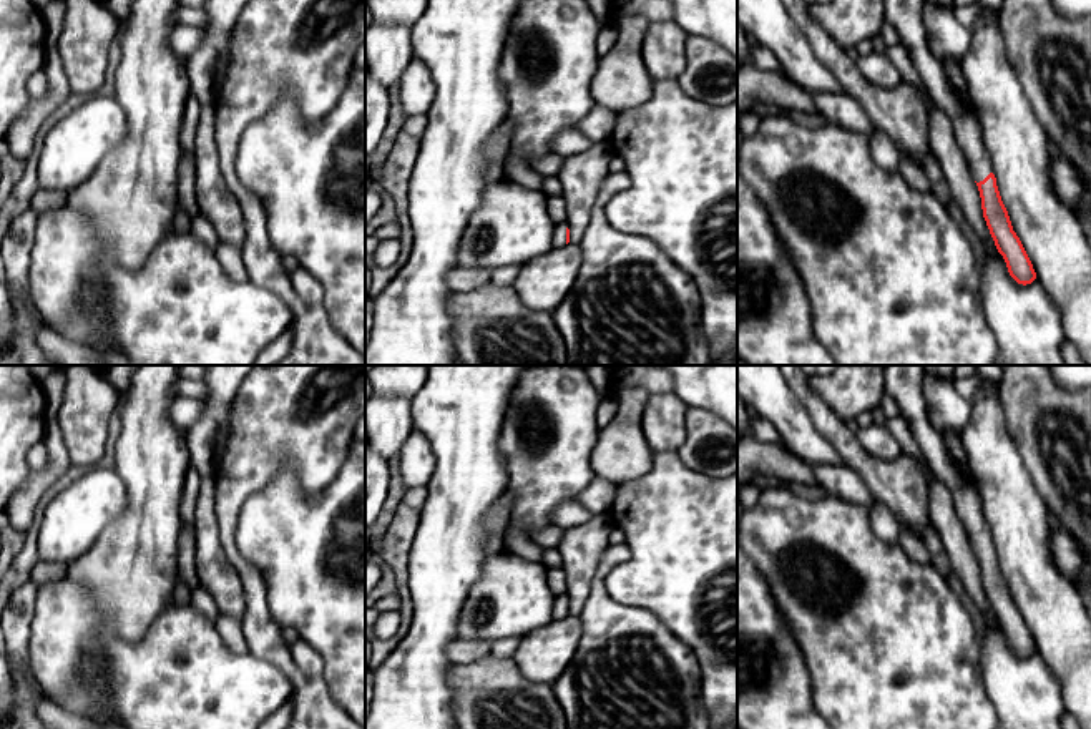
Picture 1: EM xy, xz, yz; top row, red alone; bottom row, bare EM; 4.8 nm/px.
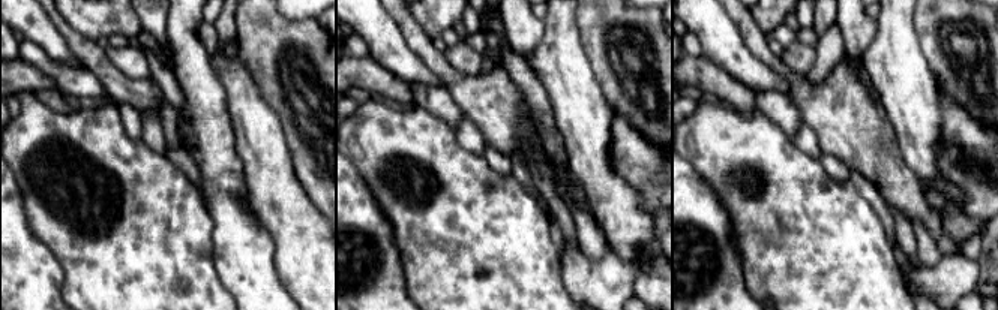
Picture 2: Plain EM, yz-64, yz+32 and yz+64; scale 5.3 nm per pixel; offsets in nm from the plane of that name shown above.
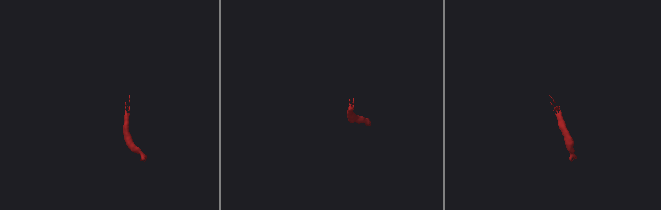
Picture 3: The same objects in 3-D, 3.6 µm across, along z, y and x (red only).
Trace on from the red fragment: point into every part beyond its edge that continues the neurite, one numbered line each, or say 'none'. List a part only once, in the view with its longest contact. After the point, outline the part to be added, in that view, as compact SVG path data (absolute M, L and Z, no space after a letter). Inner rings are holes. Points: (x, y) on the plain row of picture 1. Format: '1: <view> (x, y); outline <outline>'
1: yz (904, 384); outline M883 365L887 394L897 402L930 470L950 488L968 541L973 551L980 555L993 545L991 533L973 483L965 478L963 472L952 460L942 433L930 425L922 394L923 379L923 365Z

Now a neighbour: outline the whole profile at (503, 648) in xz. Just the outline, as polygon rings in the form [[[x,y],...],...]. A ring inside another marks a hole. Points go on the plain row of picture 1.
[[[503,638],[495,643],[492,643],[490,656],[495,658],[513,658],[521,638]]]

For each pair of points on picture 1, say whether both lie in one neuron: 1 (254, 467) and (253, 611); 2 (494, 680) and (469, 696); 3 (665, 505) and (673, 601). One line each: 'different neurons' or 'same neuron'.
1: same neuron
2: same neuron
3: same neuron

